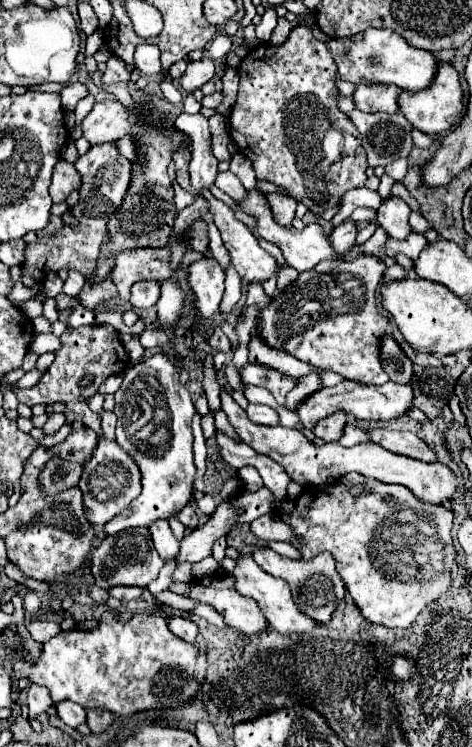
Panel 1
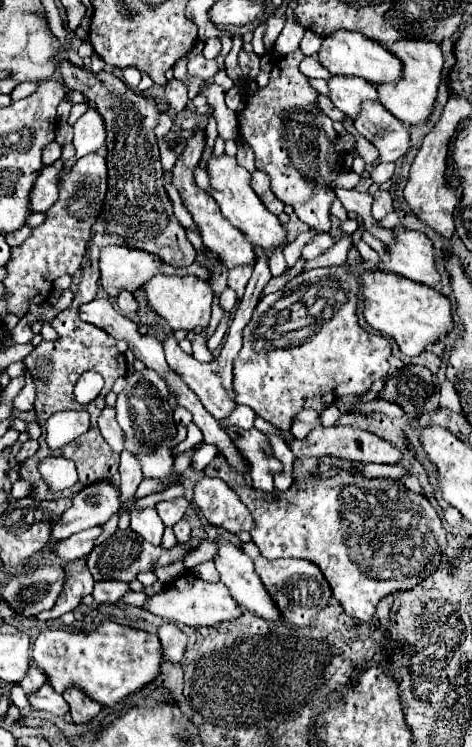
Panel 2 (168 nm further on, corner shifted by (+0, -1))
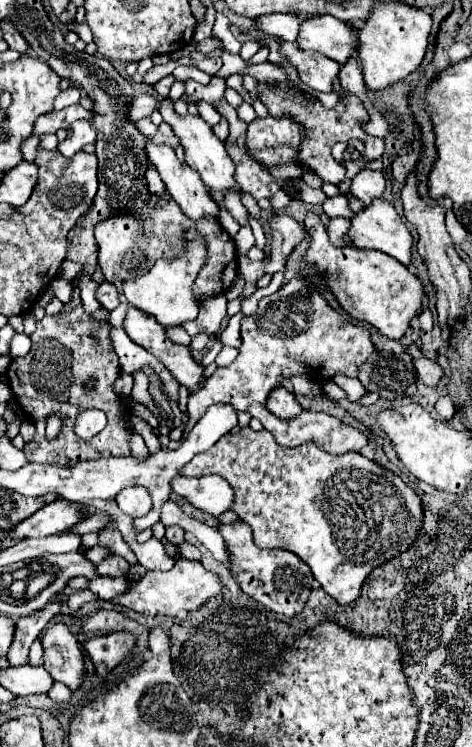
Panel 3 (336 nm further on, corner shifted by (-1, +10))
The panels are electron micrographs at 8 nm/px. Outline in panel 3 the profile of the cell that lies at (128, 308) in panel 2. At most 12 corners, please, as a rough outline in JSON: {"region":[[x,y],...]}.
{"region":[[111,283],[97,287],[97,301],[103,309],[113,311],[119,305],[117,287]]}

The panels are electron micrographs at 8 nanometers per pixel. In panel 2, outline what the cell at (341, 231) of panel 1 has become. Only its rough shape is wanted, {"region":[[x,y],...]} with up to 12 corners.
{"region":[[330,232],[314,236],[302,248],[302,256],[308,260],[322,256],[334,246]]}

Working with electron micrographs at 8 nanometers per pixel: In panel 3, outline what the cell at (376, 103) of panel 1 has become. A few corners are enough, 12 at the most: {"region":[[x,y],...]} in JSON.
{"region":[[279,43],[303,85],[333,91],[341,69],[321,53],[301,51],[295,43]]}

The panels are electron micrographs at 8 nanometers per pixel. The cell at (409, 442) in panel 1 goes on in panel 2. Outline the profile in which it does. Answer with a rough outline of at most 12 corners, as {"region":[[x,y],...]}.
{"region":[[318,426],[292,452],[398,464],[402,452],[354,426]]}

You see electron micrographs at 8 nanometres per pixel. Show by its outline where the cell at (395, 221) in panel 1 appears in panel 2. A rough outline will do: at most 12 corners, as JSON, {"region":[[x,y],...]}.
{"region":[[390,192],[374,194],[372,216],[380,220],[394,212]]}

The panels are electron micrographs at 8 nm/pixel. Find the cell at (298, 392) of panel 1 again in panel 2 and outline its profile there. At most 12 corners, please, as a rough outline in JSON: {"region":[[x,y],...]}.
{"region":[[362,256],[264,296],[236,402],[288,430],[388,376]]}

